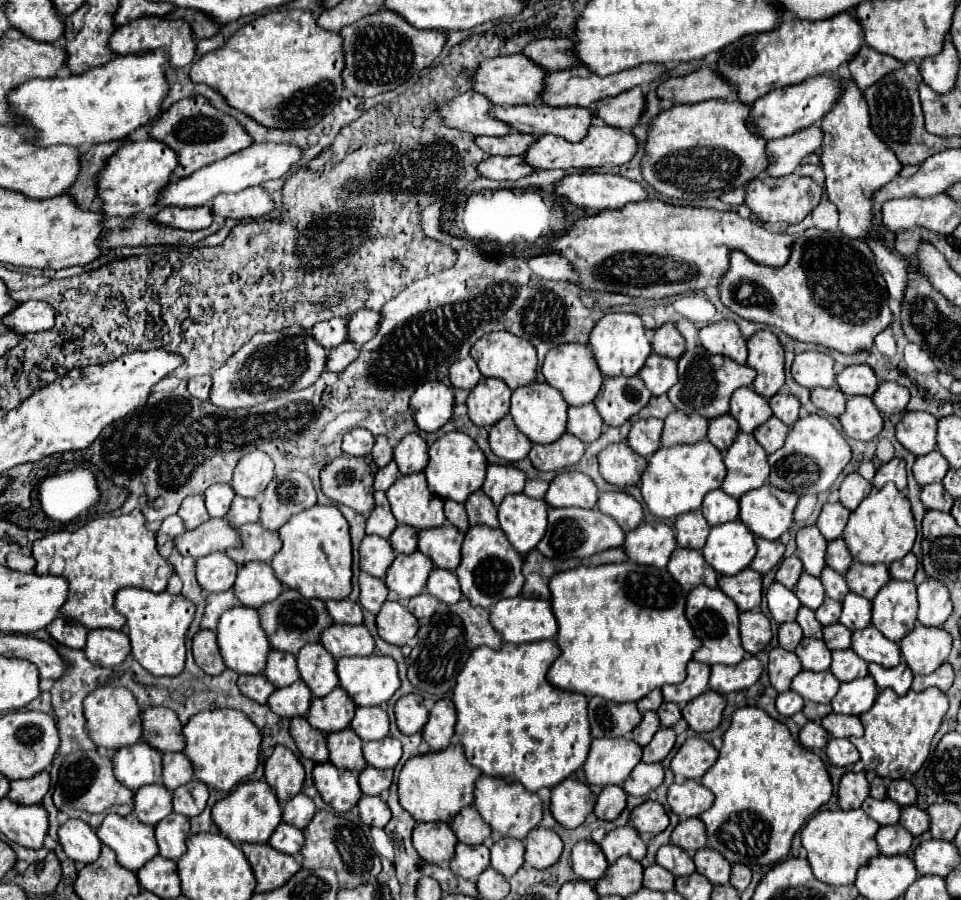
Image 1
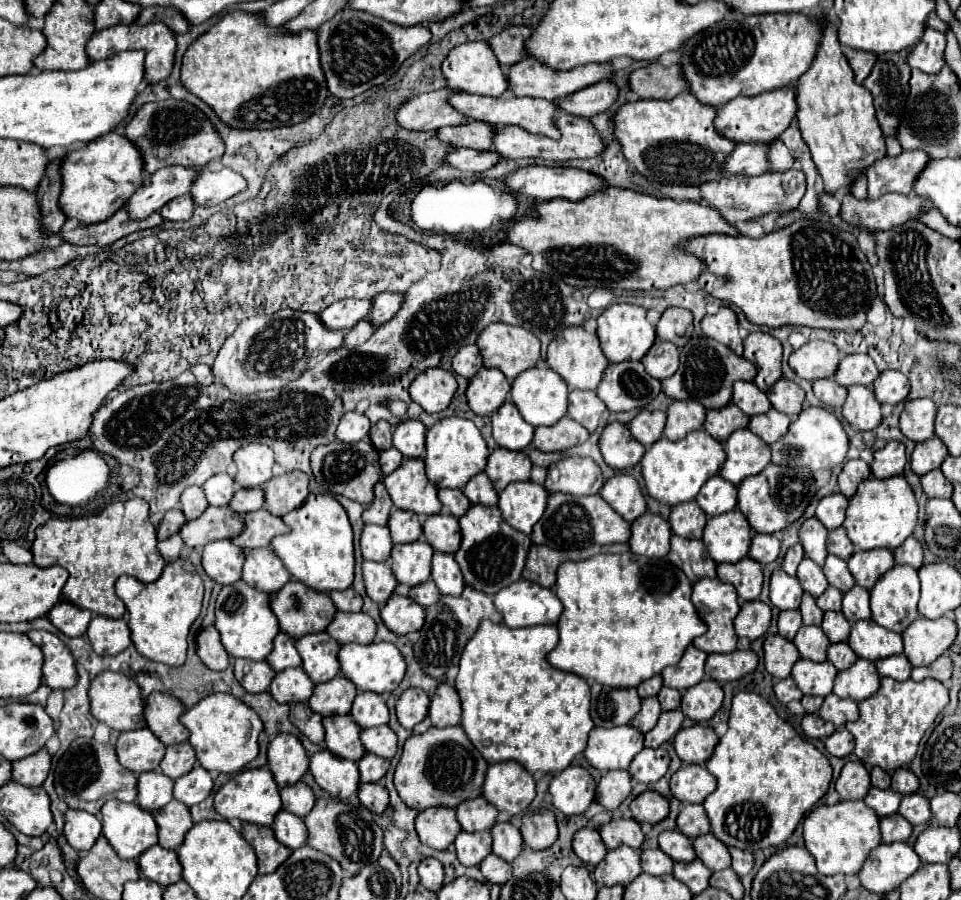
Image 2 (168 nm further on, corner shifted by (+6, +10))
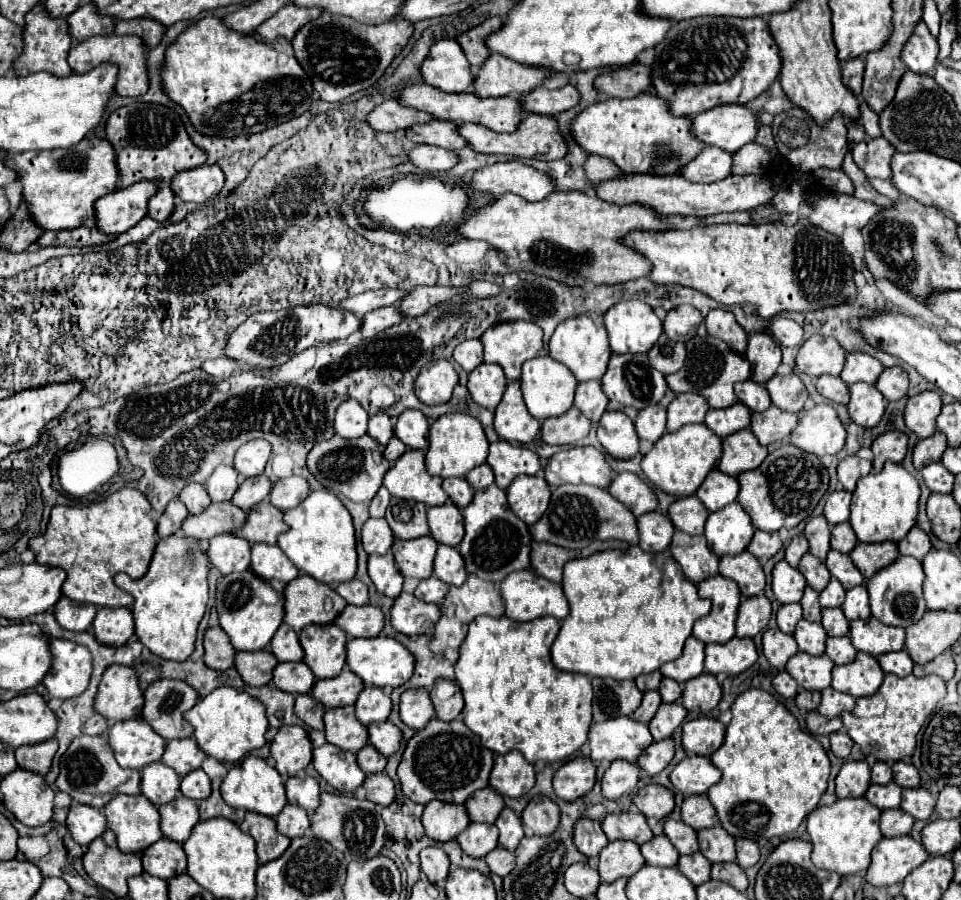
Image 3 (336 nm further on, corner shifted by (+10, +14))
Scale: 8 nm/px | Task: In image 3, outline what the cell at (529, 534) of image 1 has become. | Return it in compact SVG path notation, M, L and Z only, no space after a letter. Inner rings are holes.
M519 476L507 488L507 500L511 510L525 520L525 524L535 524L549 506L551 488L545 478L539 476Z

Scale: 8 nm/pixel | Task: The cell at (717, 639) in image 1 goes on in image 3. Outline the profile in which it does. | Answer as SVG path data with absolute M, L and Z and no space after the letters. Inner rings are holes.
M715 576L699 582L697 588L699 596L713 600L713 608L707 616L695 622L693 636L705 644L731 640L735 636L737 608L741 602L737 584L725 576Z

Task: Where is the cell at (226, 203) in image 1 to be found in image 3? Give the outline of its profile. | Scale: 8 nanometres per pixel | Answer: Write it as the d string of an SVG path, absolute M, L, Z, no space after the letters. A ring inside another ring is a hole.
M217 164L209 166L197 166L191 170L179 172L171 180L171 190L177 198L183 202L205 202L209 198L215 198L225 184L223 172L217 168Z

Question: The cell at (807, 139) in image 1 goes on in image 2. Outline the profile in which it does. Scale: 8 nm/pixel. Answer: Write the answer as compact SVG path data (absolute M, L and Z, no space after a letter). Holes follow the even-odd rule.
M747 142L739 144L735 152L727 158L725 170L731 174L743 174L743 176L759 176L767 172L771 166L769 162L769 144L763 142Z

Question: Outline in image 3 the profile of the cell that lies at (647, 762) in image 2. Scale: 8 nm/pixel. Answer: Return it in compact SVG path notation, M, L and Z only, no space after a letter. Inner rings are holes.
M671 738L667 740L659 740L659 742L653 742L637 760L637 764L649 774L659 774L671 760L673 760L673 754L675 754L675 744Z

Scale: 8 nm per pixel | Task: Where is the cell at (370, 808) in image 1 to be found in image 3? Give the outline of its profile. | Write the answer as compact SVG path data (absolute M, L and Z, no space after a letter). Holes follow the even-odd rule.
M379 772L379 774L369 774L363 782L365 786L365 796L367 800L381 804L381 806L389 806L395 800L395 782L387 776L387 772Z

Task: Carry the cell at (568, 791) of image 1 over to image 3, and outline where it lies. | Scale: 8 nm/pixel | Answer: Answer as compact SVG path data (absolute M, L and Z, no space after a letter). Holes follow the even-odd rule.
M577 756L565 762L553 776L555 794L563 800L577 800L585 796L597 780L597 768L591 758Z

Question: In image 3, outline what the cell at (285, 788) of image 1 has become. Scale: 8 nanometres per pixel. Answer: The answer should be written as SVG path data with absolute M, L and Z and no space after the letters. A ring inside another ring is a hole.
M281 726L271 742L271 756L283 778L303 772L311 762L311 752L311 740L301 726Z

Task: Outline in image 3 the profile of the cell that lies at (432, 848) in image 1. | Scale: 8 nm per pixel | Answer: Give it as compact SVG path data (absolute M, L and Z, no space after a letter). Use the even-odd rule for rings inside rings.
M433 800L431 804L427 804L421 820L427 836L437 842L457 838L471 824L465 804L441 802L441 800Z

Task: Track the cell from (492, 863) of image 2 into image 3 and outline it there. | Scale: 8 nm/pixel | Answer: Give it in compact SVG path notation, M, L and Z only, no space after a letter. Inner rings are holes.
M497 846L495 850L491 850L487 856L485 856L485 862L489 864L491 872L493 874L499 874L499 876L507 876L513 868L515 868L515 854Z

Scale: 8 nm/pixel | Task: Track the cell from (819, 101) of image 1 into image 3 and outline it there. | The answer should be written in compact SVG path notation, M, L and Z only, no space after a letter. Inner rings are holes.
M727 104L695 116L691 122L691 134L707 146L717 146L735 154L741 146L755 138L757 120L757 114L745 106Z

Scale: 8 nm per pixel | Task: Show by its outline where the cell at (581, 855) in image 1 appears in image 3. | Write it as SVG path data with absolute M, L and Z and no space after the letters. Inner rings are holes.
M591 818L577 820L573 840L575 840L575 846L579 848L579 852L583 852L585 856L597 856L603 850L603 846L607 844L607 836L601 830L601 824Z

